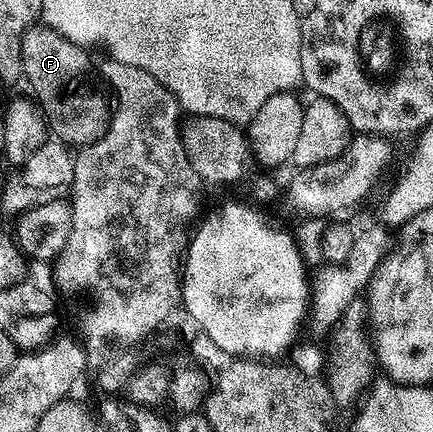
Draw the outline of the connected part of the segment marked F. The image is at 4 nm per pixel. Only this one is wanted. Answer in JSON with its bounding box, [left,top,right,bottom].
[22,22,110,146]

